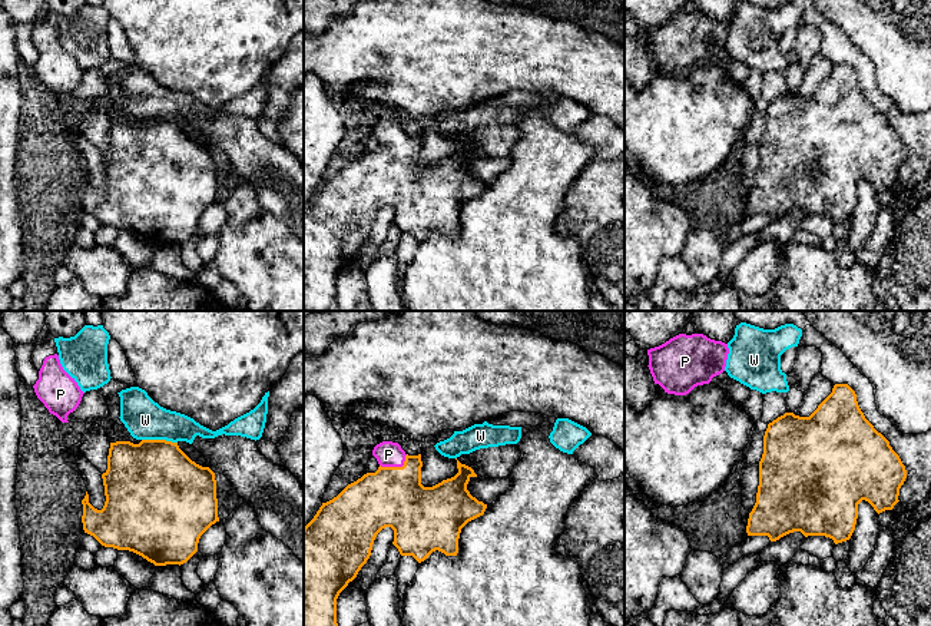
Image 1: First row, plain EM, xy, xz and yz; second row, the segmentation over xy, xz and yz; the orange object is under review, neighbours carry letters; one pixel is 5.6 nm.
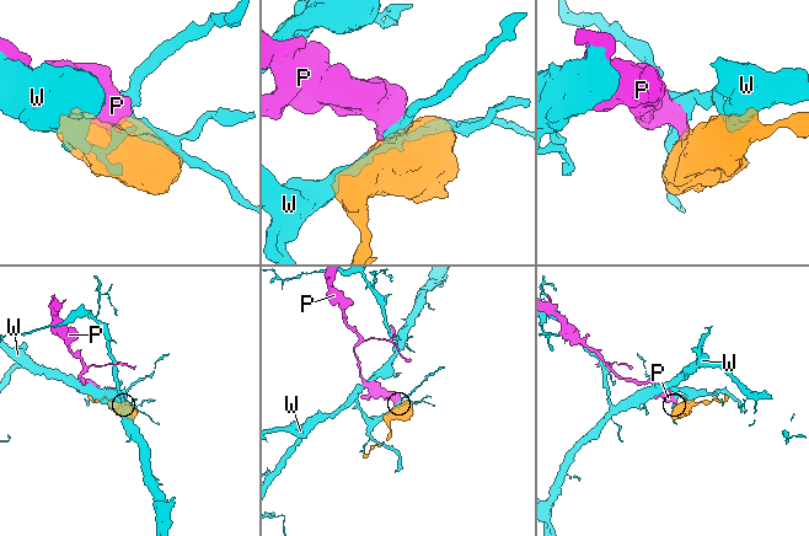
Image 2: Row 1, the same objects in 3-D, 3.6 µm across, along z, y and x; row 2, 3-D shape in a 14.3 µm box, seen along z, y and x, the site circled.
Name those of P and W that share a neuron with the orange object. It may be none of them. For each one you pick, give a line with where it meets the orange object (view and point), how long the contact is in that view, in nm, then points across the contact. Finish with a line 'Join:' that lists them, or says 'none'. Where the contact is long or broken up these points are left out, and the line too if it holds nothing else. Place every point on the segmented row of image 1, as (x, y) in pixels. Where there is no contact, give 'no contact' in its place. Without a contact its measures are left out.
P: meets orange in xz at (396, 467); contact 170 nm long; runs through xz (394, 497), (396, 467), (388, 454)
Join: P

